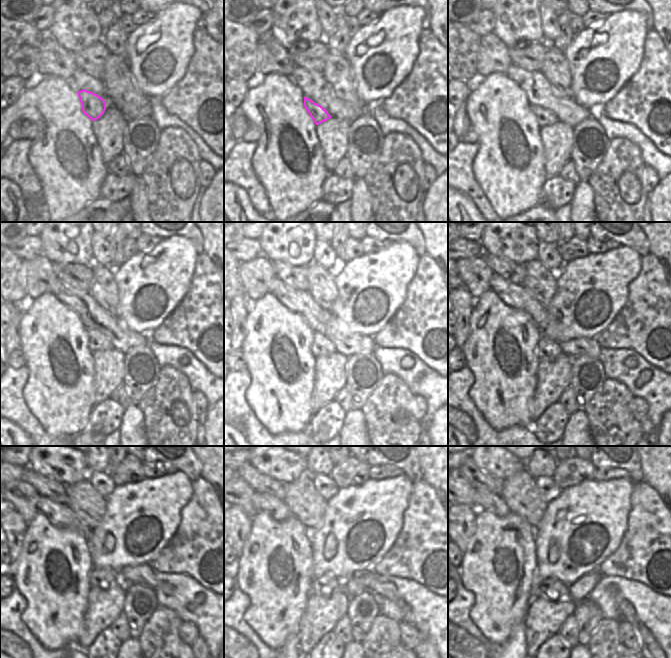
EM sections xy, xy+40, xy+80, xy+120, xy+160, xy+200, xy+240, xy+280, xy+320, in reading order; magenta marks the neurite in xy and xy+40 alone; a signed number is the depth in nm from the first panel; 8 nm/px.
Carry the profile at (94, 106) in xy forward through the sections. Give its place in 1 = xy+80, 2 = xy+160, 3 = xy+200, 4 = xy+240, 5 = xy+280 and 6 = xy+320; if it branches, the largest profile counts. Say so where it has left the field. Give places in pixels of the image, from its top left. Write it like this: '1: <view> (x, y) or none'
1: xy+80 (544, 117)
2: xy+160 (322, 345)
3: xy+200 (546, 348)
4: xy+240 (103, 577)
5: xy+280 (326, 585)
6: xy+320 (552, 589)

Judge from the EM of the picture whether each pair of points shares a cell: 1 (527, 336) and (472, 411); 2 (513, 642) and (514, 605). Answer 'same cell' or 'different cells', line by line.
1: different cells
2: different cells

